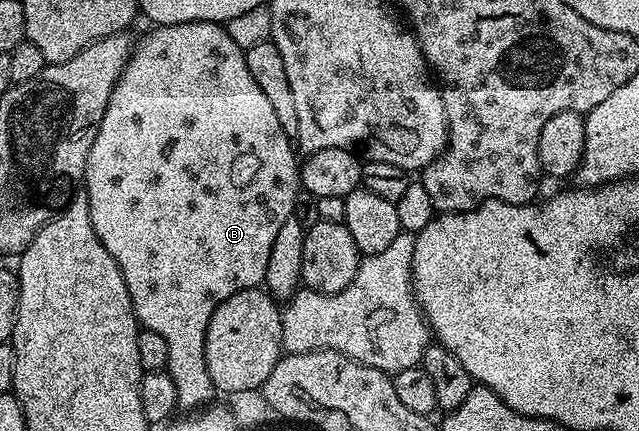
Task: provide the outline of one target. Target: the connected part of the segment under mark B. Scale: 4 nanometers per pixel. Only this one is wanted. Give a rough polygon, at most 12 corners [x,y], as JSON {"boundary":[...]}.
{"boundary":[[217,22],[133,47],[92,228],[179,407],[265,283],[300,158]]}

